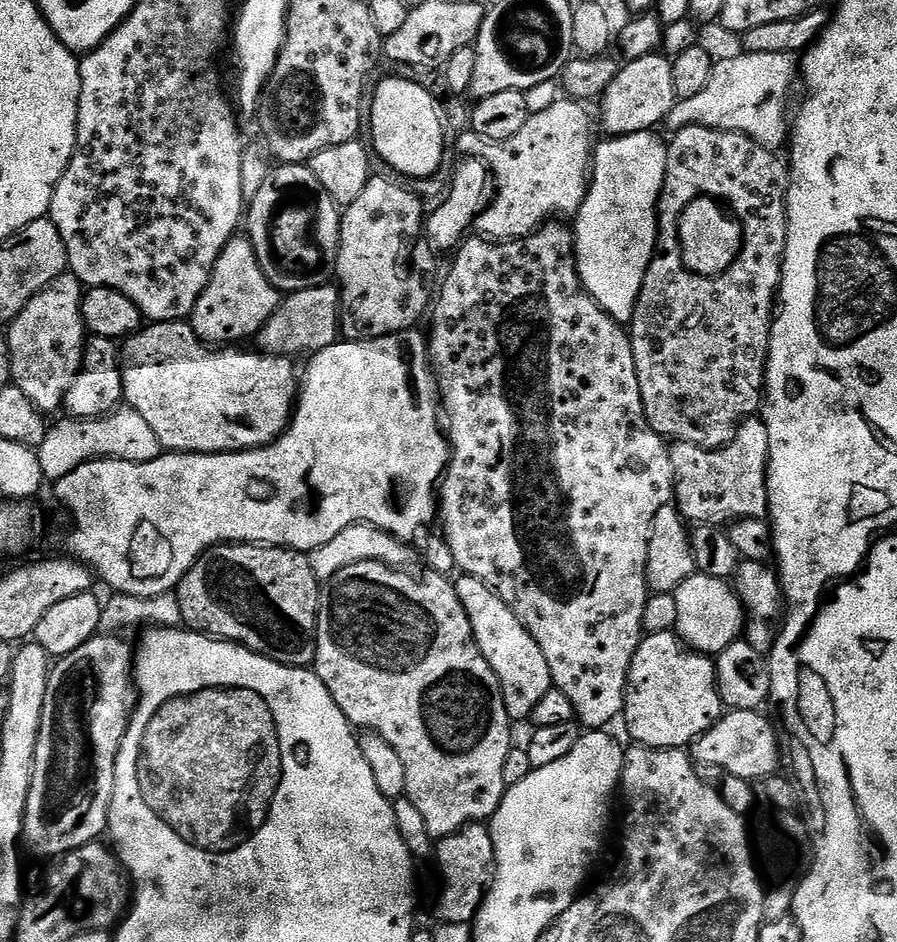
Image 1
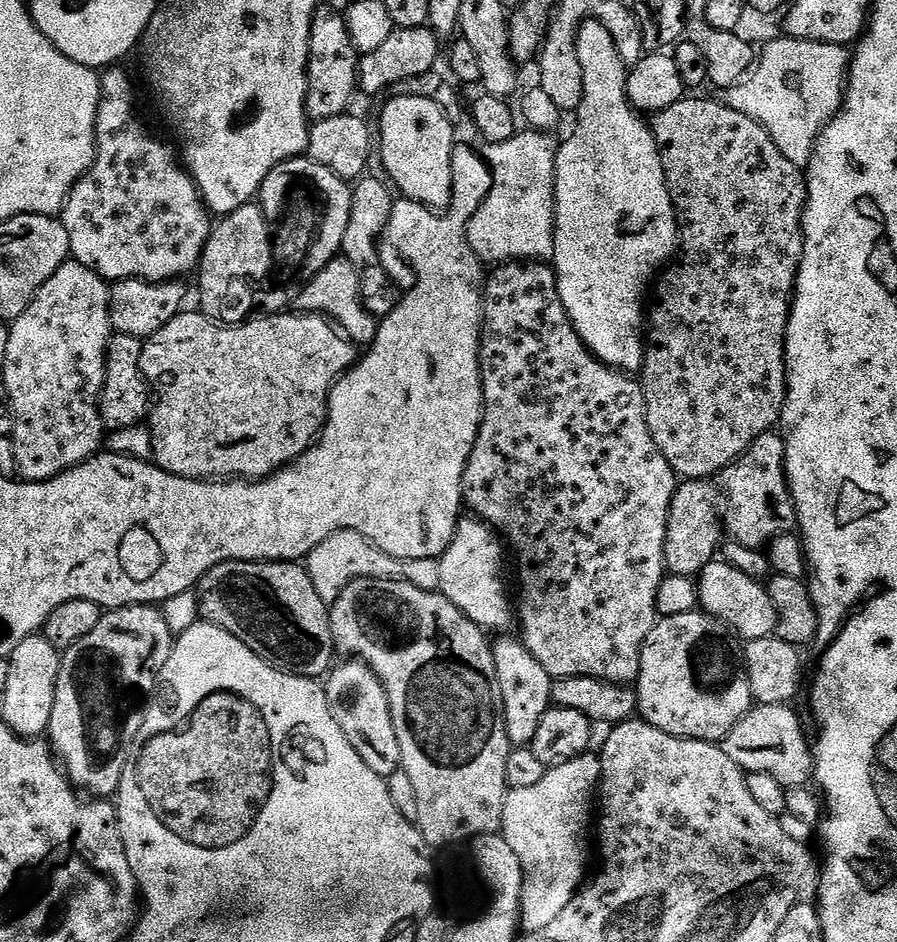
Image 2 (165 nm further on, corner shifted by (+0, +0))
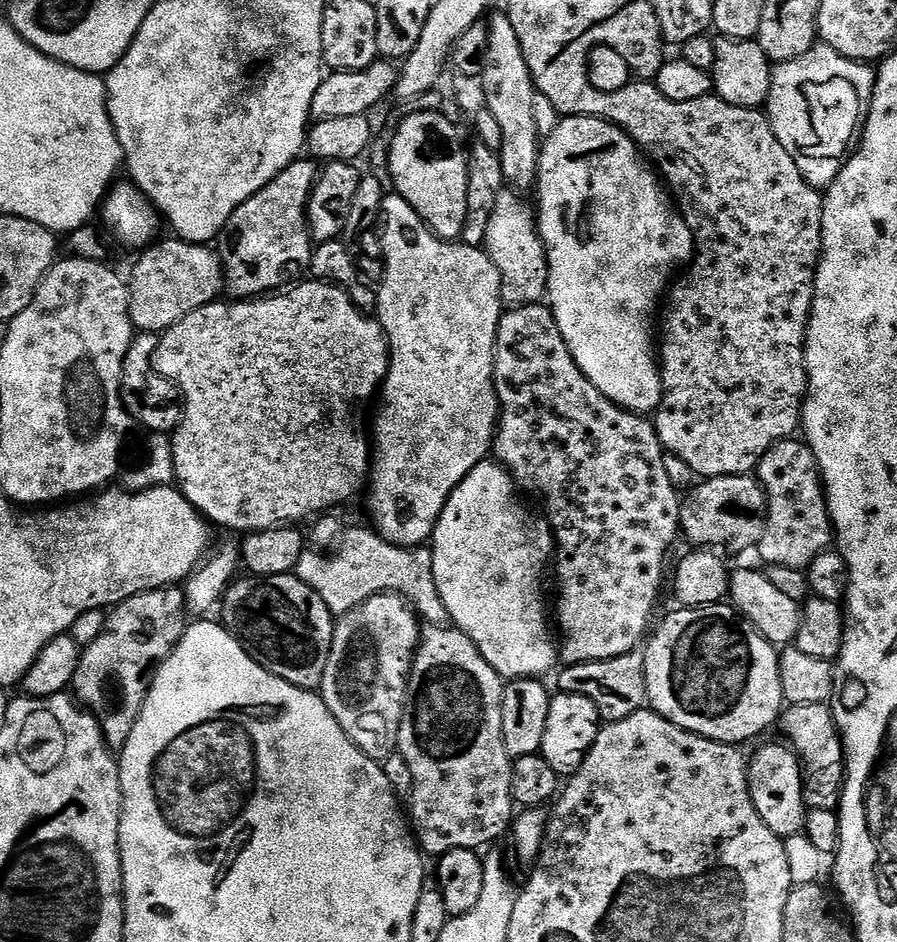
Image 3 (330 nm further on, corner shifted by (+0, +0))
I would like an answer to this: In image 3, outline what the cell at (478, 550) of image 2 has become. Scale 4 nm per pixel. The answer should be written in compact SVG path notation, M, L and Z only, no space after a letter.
M495 459L484 460L474 466L474 470L470 470L450 494L436 529L432 531L430 547L434 582L438 582L438 594L442 594L442 602L446 602L449 621L472 639L482 658L494 666L500 677L531 680L544 678L558 664L558 644L548 633L550 616L544 613L544 584L540 581L544 571L547 568L549 571L554 556L554 537L547 519L531 516L519 498L509 472Z

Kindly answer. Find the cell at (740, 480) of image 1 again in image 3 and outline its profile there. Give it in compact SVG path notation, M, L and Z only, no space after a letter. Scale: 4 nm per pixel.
M789 438L780 440L765 450L763 458L754 469L754 475L760 482L766 501L766 523L760 532L758 553L765 565L790 566L807 569L834 544L832 519L828 513L828 501L824 498L824 485L820 479L820 467L812 453L812 447L803 439Z

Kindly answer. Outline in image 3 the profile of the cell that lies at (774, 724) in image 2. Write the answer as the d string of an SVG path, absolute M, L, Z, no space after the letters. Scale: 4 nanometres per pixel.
M788 704L778 721L778 728L784 731L783 739L793 752L800 757L800 767L804 770L804 802L809 809L836 810L840 807L840 796L844 792L844 744L832 717L831 707L822 704Z

